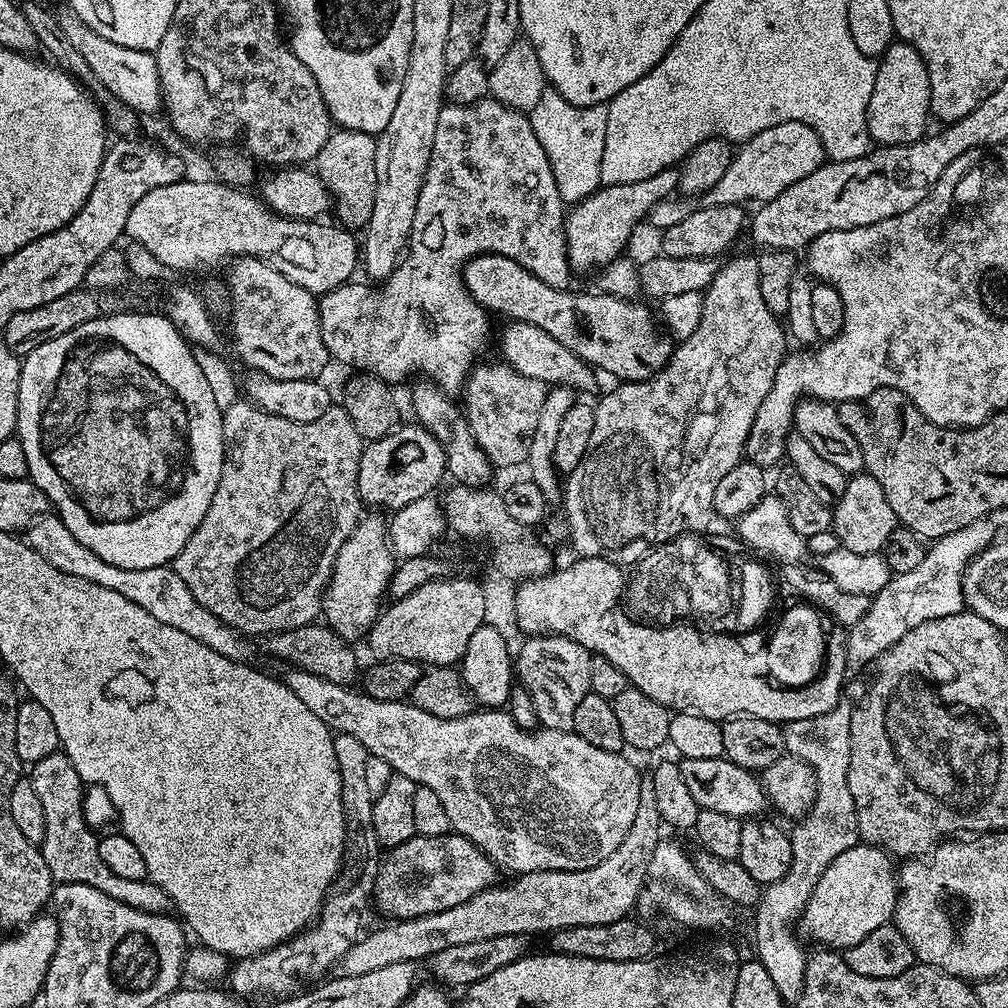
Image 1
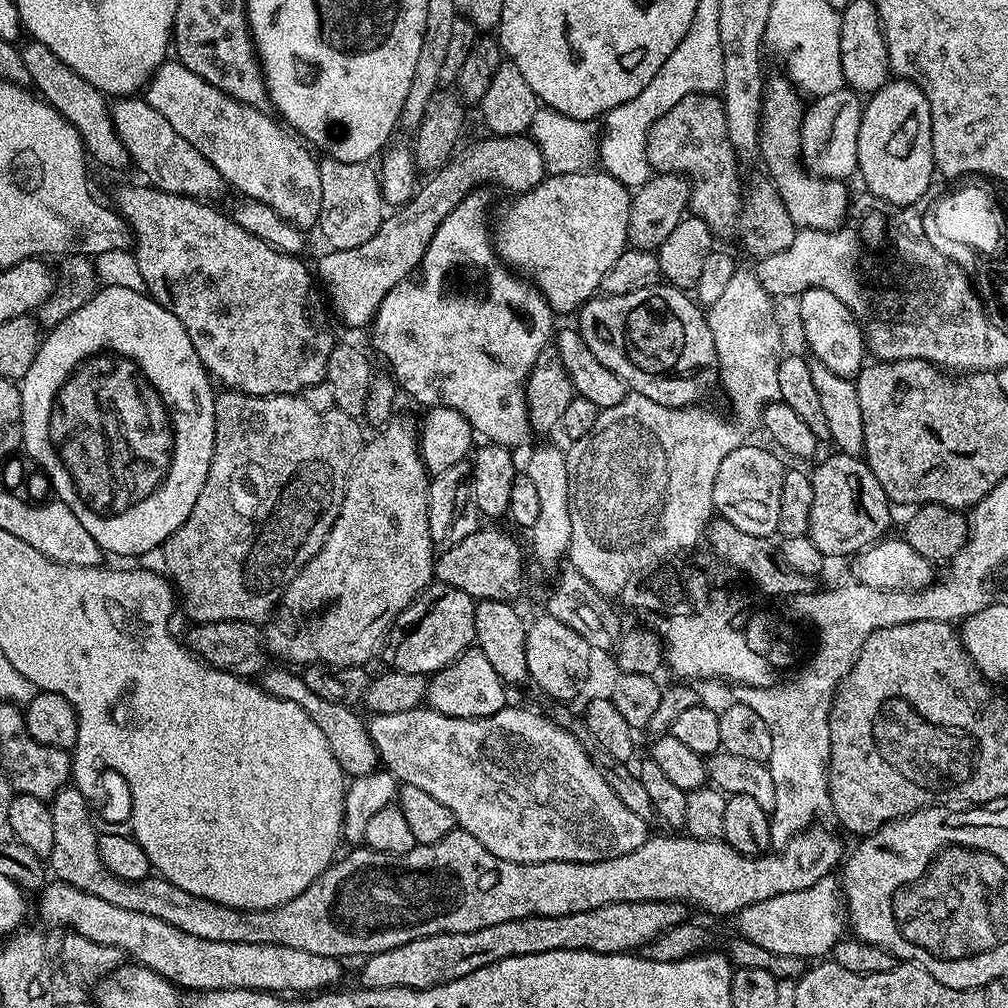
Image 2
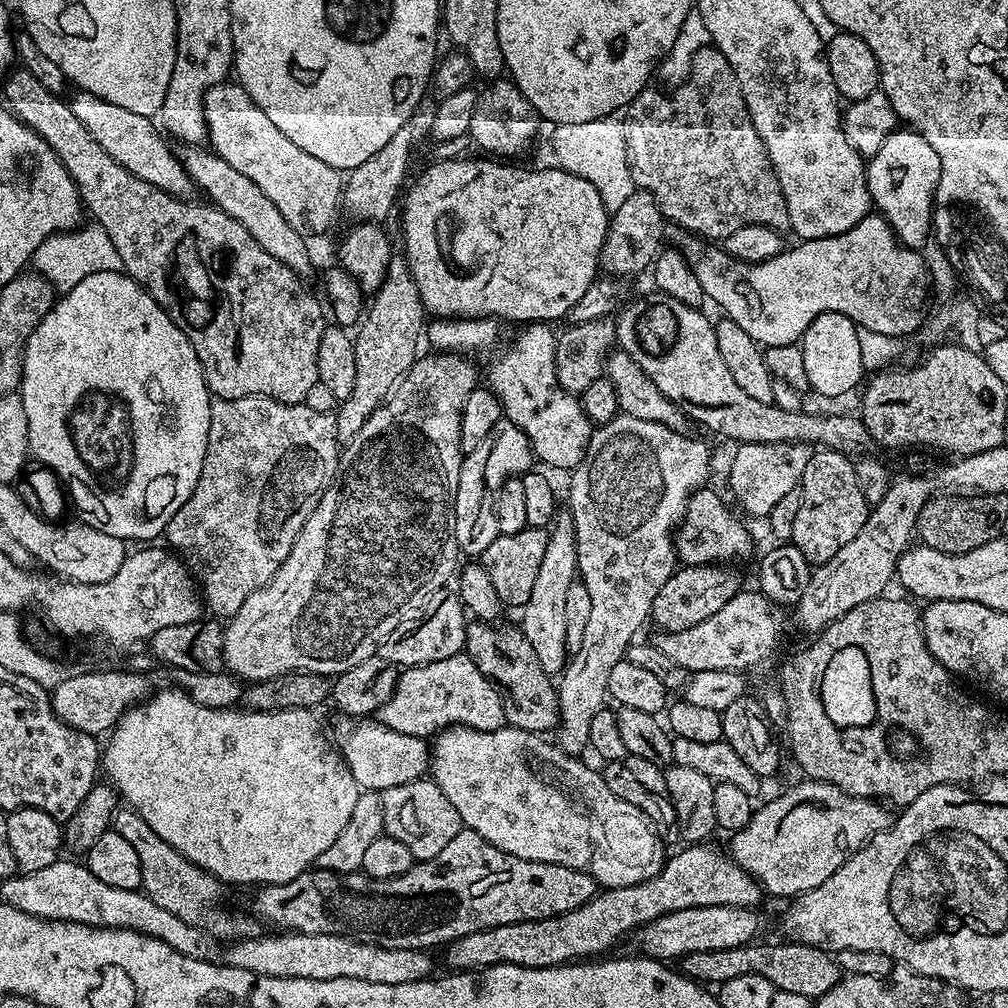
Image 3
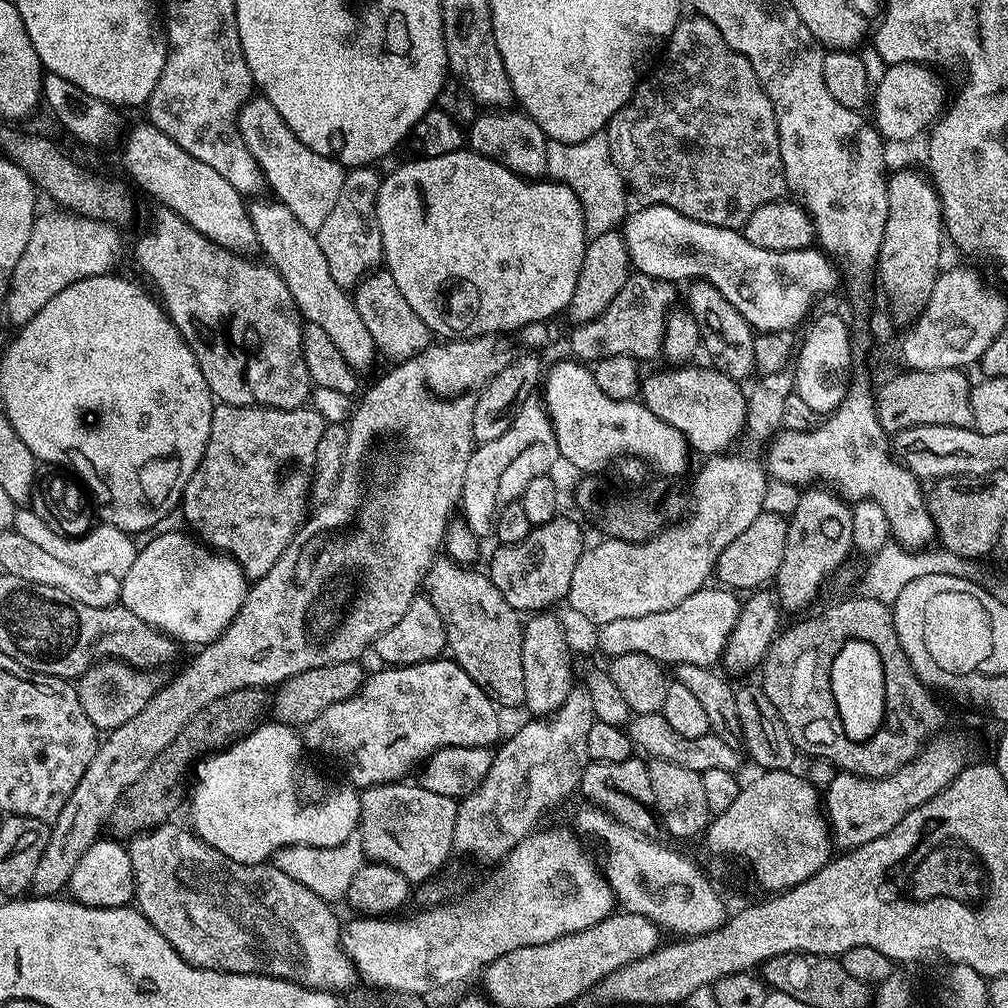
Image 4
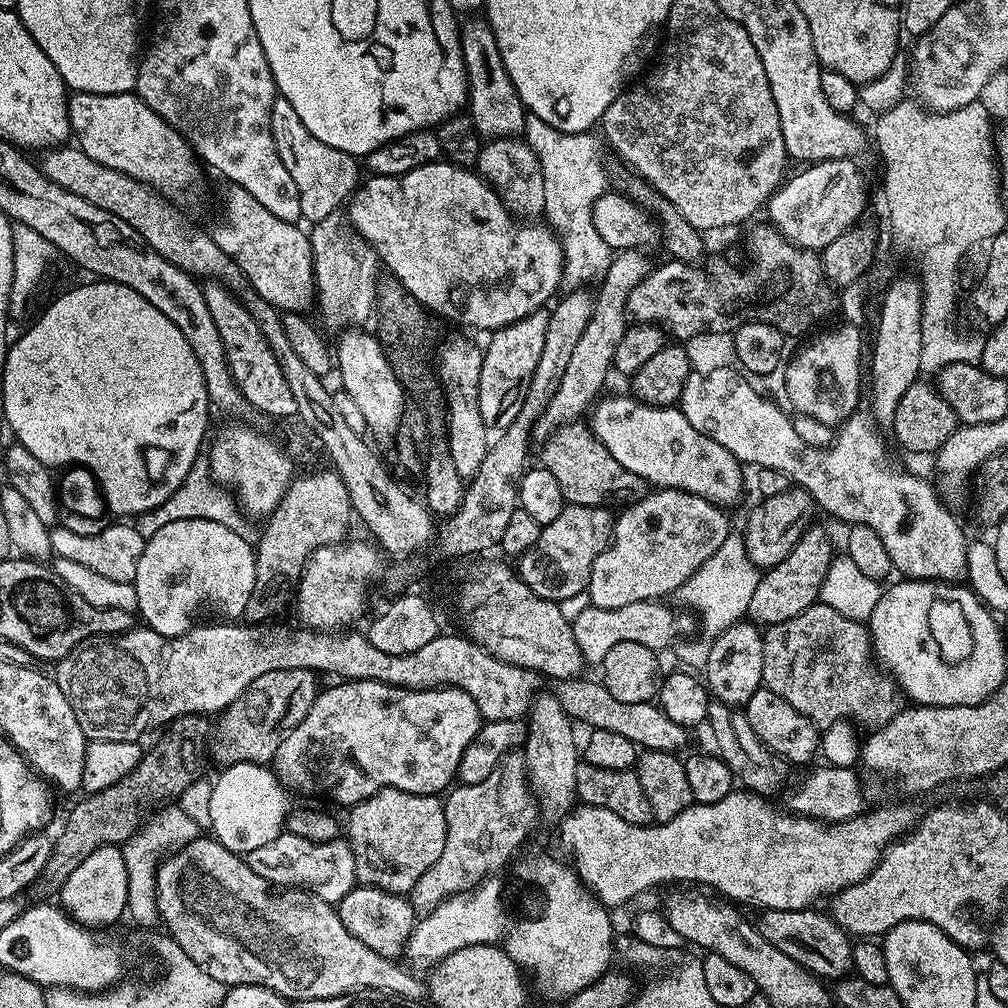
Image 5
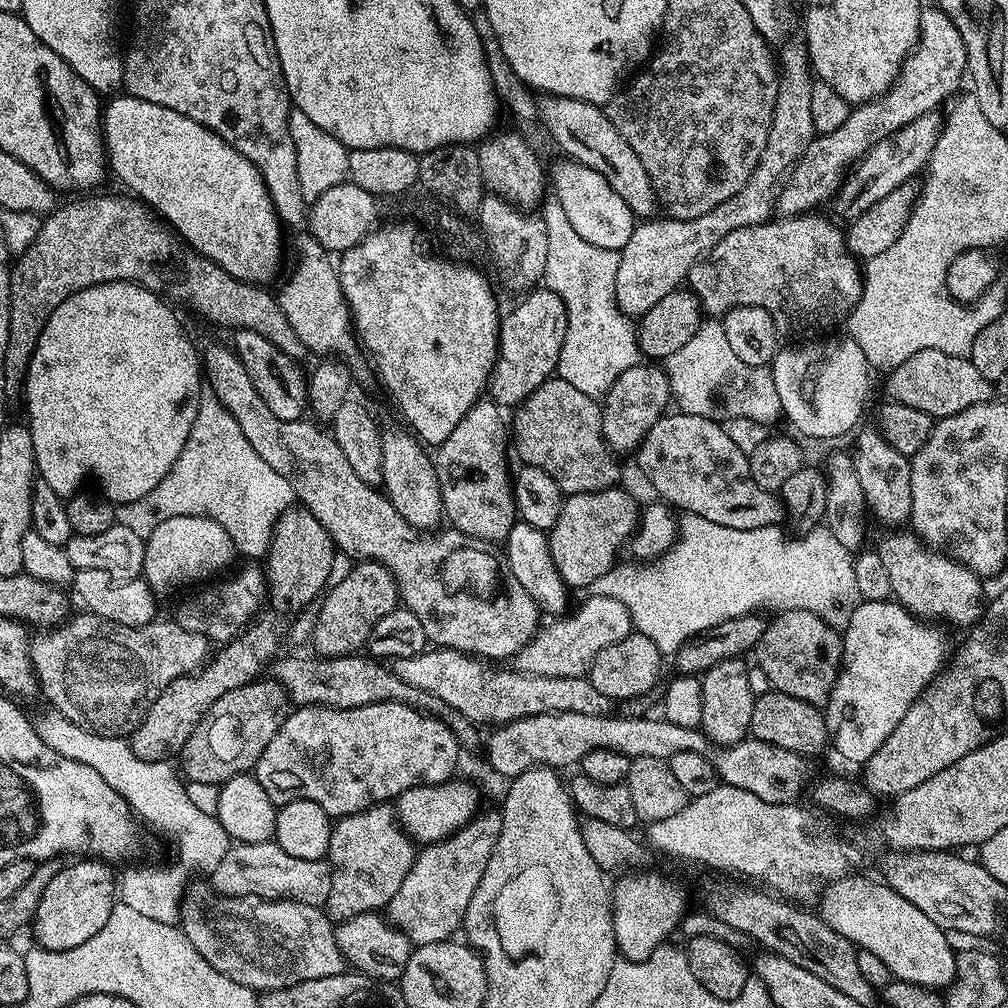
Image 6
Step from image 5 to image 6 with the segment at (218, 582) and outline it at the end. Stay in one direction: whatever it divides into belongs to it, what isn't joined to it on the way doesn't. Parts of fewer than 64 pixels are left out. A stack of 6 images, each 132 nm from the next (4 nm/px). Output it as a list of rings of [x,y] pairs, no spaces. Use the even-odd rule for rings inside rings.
[[[179,516],[166,518],[150,534],[145,546],[143,579],[153,590],[176,588],[179,584],[192,584],[215,574],[228,564],[234,541],[218,522],[205,516]]]

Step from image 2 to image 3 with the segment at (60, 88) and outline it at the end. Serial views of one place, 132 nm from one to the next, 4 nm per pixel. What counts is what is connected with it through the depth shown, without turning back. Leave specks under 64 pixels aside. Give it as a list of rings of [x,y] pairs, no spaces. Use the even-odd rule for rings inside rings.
[[[77,91],[75,95],[70,103],[78,122],[86,126],[90,138],[94,138],[94,142],[98,142],[98,146],[118,162],[118,166],[126,166],[134,178],[142,178],[142,182],[150,182],[150,186],[158,186],[158,190],[166,190],[166,194],[171,196],[188,198],[193,195],[190,174],[186,174],[179,155],[175,151],[172,153],[161,129],[152,125],[155,124],[153,117],[133,114],[123,106],[114,106],[114,102],[106,102],[106,98],[98,98],[89,92]]]

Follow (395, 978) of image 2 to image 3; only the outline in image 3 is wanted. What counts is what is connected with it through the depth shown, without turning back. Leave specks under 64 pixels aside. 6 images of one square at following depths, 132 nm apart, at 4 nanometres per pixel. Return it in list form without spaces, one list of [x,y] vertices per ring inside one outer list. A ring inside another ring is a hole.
[[[711,843],[689,844],[681,847],[677,856],[669,855],[663,870],[654,878],[634,886],[621,888],[605,888],[597,891],[590,902],[578,906],[578,910],[570,910],[561,916],[551,916],[541,920],[527,920],[514,922],[506,926],[494,926],[490,930],[478,930],[469,936],[453,940],[443,949],[444,960],[449,969],[456,972],[471,972],[482,968],[489,968],[495,964],[521,964],[527,968],[552,968],[556,964],[580,962],[585,958],[596,958],[601,954],[608,954],[612,947],[623,936],[631,937],[642,926],[662,918],[666,914],[698,906],[734,906],[735,908],[756,908],[759,905],[762,889],[760,883],[742,866],[732,861],[727,851],[719,852],[711,848]]]

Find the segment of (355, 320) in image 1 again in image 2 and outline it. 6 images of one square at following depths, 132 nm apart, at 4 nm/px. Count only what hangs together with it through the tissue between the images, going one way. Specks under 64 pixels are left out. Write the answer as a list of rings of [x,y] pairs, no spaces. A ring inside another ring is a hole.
[[[480,190],[469,193],[465,200],[456,209],[452,209],[449,216],[441,222],[437,233],[430,240],[424,260],[418,267],[420,280],[408,278],[386,294],[385,300],[371,320],[370,331],[372,330],[372,344],[376,347],[377,354],[388,359],[389,369],[387,368],[387,371],[403,391],[405,388],[418,403],[424,404],[423,406],[428,408],[441,407],[458,410],[470,422],[473,433],[480,435],[481,432],[485,441],[502,444],[509,450],[516,450],[519,444],[526,443],[531,436],[534,436],[532,423],[528,420],[528,400],[524,396],[524,385],[528,383],[528,375],[534,362],[538,362],[538,354],[542,354],[542,350],[549,347],[550,341],[553,339],[552,319],[554,319],[554,313],[552,307],[546,302],[546,298],[536,289],[535,284],[521,278],[513,269],[502,263],[493,241],[490,239],[490,224],[488,228],[487,222],[484,221],[484,211],[488,208],[488,200],[482,193],[484,192]],[[452,268],[464,268],[465,276],[456,277],[452,273]]]

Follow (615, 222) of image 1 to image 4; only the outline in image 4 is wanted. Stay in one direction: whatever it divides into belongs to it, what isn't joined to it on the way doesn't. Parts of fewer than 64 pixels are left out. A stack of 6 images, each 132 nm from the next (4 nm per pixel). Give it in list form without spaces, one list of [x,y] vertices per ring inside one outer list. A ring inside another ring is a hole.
[[[461,150],[454,154],[442,154],[438,158],[412,158],[409,164],[393,170],[380,182],[376,199],[376,221],[384,247],[383,263],[386,271],[394,278],[402,298],[426,322],[428,331],[440,338],[449,340],[468,340],[471,336],[490,336],[493,334],[512,334],[527,324],[539,320],[551,321],[567,309],[570,298],[574,296],[574,286],[578,284],[578,270],[582,270],[582,258],[586,254],[589,242],[588,231],[584,225],[582,204],[565,184],[558,184],[548,178],[525,178],[506,170],[498,162],[485,156],[479,156],[471,150]]]

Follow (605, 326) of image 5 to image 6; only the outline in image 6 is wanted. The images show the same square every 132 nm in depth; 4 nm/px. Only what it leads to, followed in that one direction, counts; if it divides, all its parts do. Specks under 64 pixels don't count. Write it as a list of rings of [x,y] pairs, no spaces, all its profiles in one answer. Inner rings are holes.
[[[800,42],[787,44],[783,45],[785,48],[781,50],[780,58],[778,54],[776,101],[766,150],[762,150],[762,158],[746,186],[742,186],[734,198],[714,206],[710,214],[702,214],[702,218],[652,218],[633,227],[626,246],[619,251],[620,261],[614,282],[616,307],[625,316],[639,318],[650,310],[650,306],[662,302],[666,294],[677,291],[687,281],[692,265],[707,256],[715,244],[726,238],[726,234],[765,223],[773,215],[774,197],[782,181],[814,139],[810,122],[810,90],[814,73],[808,63],[808,50]]]

